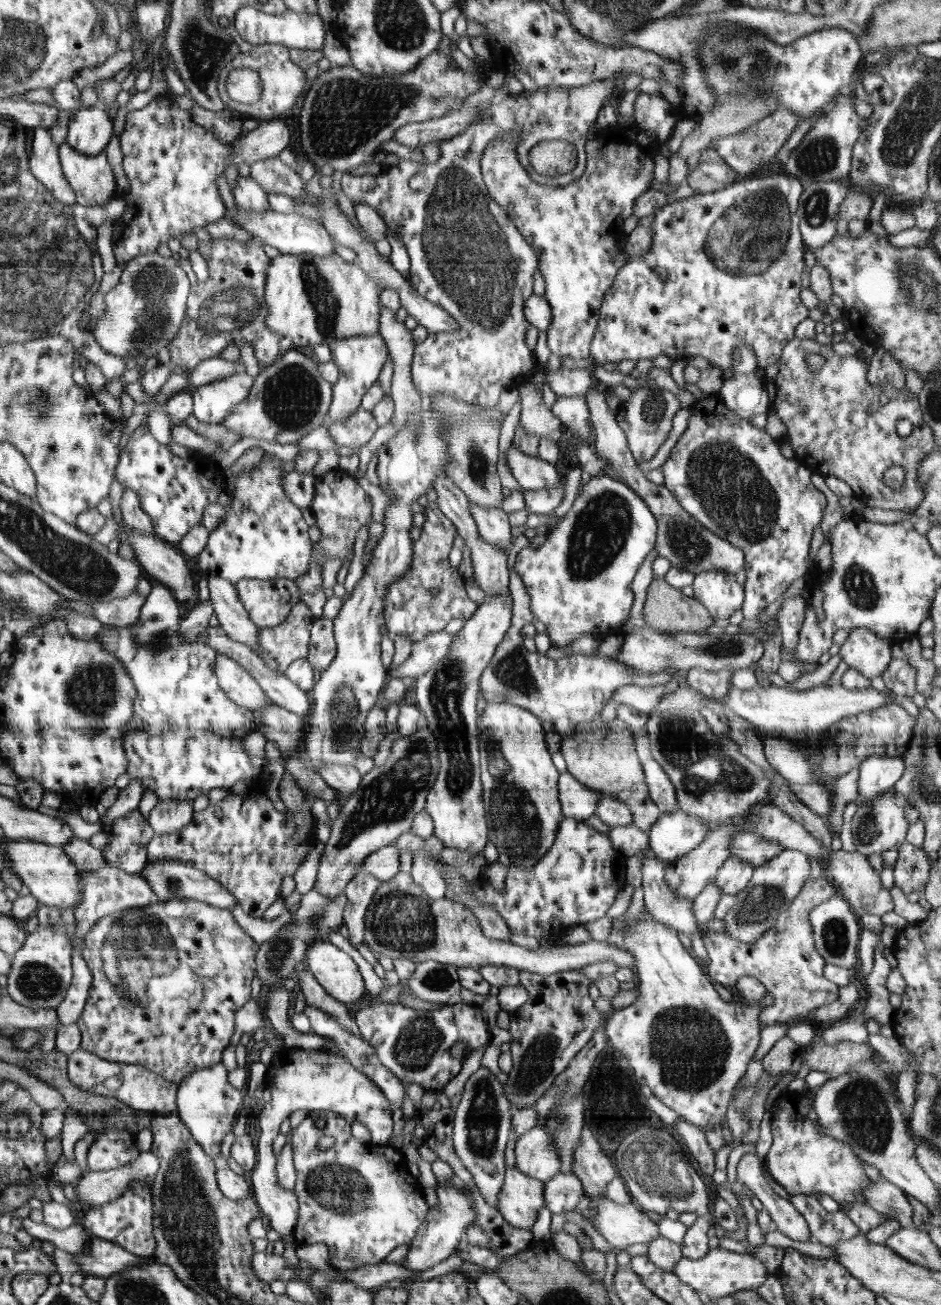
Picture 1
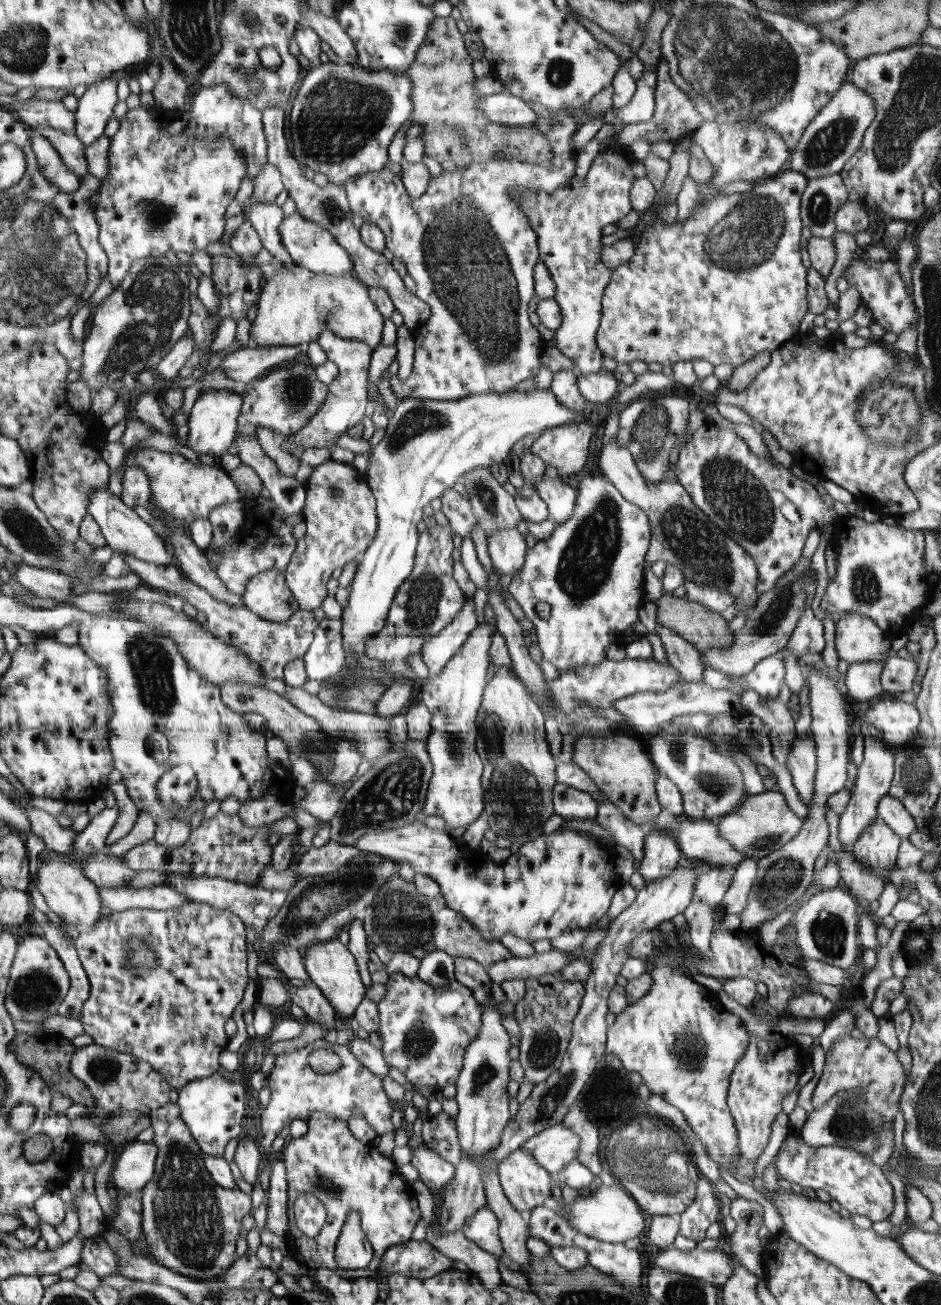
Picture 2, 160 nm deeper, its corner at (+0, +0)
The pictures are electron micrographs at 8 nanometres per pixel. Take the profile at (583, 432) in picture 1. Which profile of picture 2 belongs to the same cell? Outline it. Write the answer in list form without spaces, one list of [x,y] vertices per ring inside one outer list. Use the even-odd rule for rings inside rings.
[[[571,369],[558,370],[553,374],[550,391],[566,408],[586,415],[591,404],[580,395],[578,379],[579,375]]]

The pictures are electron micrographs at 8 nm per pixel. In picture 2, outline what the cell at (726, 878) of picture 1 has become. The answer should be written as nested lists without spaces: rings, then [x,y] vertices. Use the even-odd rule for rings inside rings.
[[[713,866],[698,874],[694,885],[694,903],[706,903],[710,907],[718,906],[726,895],[734,876],[730,876],[725,866]]]

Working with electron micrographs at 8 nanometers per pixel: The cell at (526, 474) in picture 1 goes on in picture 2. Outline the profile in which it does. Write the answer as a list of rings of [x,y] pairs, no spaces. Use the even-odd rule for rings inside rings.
[[[546,474],[538,482],[535,482],[534,488],[547,504],[549,517],[556,521],[557,525],[568,521],[574,510],[576,502],[576,490],[564,483],[558,478],[550,478]]]

